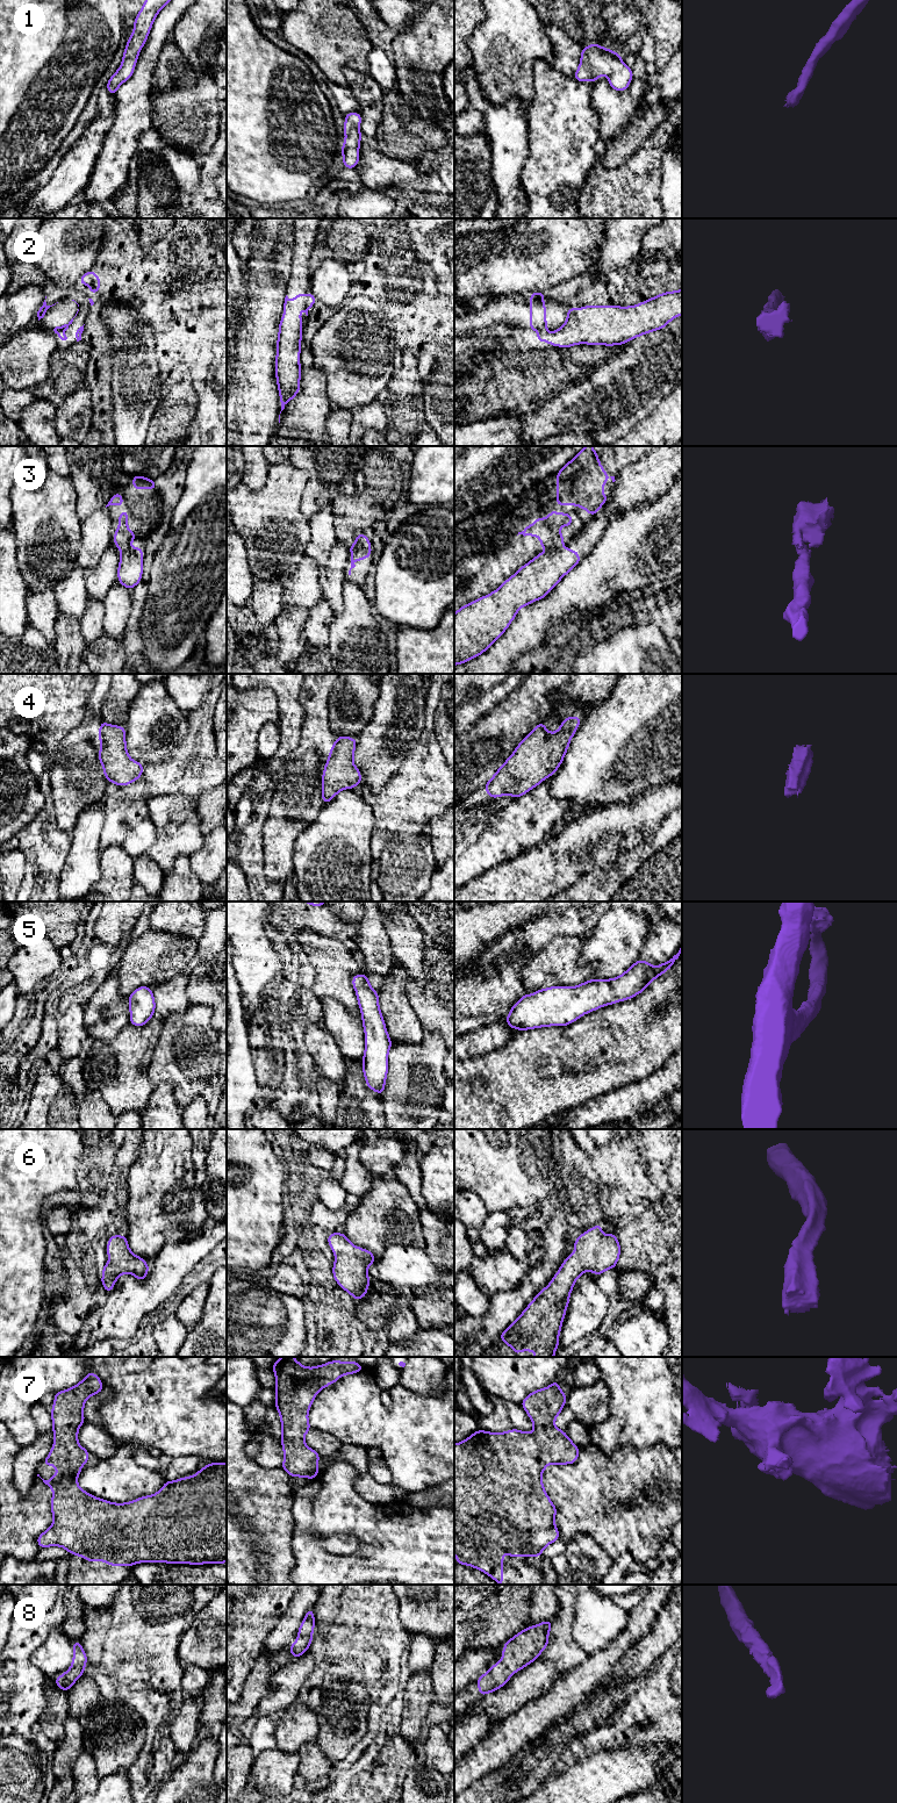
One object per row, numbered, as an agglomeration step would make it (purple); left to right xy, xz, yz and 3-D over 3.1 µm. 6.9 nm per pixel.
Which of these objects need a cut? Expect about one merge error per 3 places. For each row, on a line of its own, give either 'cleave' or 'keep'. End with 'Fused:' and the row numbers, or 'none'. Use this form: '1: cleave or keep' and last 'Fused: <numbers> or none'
1: keep
2: keep
3: cleave
4: keep
5: keep
6: keep
7: keep
8: keep
Fused: 3

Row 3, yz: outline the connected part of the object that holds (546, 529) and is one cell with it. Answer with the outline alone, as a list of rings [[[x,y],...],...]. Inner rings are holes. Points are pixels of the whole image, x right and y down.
[[[552,510],[547,518],[537,518],[532,525],[526,526],[518,534],[539,537],[541,548],[550,547],[554,549],[565,543],[559,527],[572,524],[573,518],[569,513],[558,513],[555,510]]]

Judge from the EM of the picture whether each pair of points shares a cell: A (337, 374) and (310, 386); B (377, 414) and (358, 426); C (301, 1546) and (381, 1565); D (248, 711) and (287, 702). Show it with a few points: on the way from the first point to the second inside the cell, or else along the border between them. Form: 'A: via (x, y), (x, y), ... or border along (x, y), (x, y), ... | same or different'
A: border along (314, 364), (325, 378) | different
B: via (372, 416), (363, 422) | same
C: via (321, 1565), (361, 1565) | same
D: border along (256, 687), (265, 687), (274, 692), (279, 720) | different

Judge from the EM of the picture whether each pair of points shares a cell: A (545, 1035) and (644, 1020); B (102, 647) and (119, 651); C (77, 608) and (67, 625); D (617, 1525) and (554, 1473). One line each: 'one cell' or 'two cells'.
A: one cell
B: one cell
C: two cells
D: one cell

